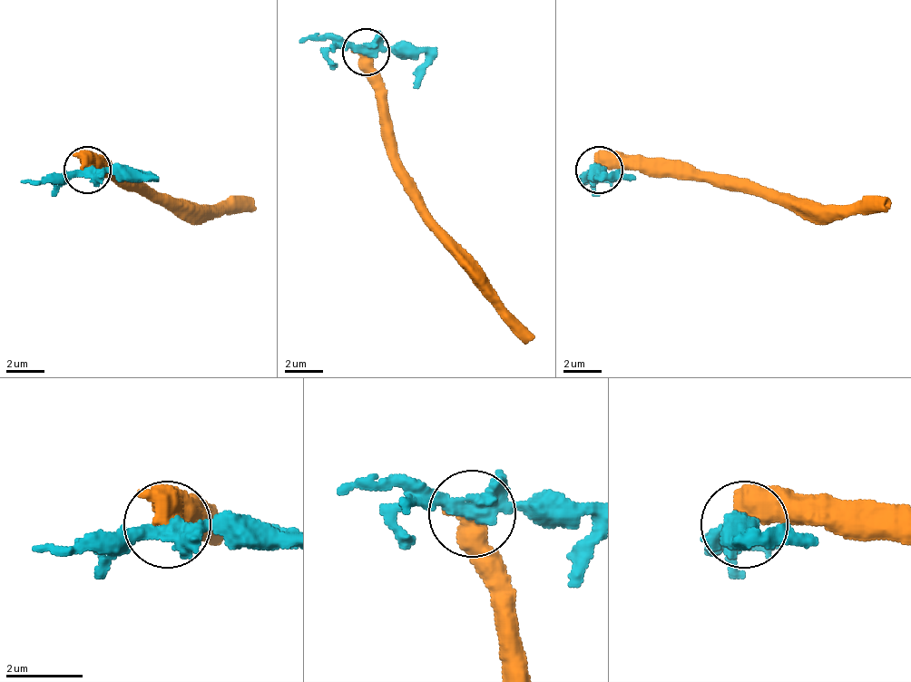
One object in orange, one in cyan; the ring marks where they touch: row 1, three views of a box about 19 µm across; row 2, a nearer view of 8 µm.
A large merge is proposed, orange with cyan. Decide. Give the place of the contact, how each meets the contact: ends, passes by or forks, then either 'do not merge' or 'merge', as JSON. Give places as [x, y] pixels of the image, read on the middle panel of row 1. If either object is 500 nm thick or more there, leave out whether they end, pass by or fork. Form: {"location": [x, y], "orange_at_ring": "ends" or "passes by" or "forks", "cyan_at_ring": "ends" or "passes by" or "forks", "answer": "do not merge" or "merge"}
{"location": [366, 52], "answer": "do not merge"}

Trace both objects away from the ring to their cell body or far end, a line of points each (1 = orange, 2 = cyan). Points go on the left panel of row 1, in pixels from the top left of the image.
1: (88, 169), (102, 169), (126, 182), (188, 206), (245, 201)
2: (88, 169), (126, 169), (141, 173), (135, 178)

